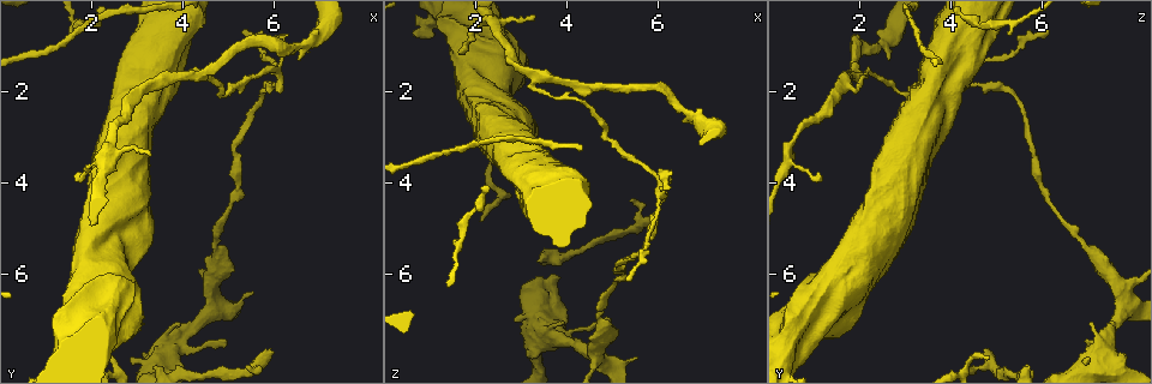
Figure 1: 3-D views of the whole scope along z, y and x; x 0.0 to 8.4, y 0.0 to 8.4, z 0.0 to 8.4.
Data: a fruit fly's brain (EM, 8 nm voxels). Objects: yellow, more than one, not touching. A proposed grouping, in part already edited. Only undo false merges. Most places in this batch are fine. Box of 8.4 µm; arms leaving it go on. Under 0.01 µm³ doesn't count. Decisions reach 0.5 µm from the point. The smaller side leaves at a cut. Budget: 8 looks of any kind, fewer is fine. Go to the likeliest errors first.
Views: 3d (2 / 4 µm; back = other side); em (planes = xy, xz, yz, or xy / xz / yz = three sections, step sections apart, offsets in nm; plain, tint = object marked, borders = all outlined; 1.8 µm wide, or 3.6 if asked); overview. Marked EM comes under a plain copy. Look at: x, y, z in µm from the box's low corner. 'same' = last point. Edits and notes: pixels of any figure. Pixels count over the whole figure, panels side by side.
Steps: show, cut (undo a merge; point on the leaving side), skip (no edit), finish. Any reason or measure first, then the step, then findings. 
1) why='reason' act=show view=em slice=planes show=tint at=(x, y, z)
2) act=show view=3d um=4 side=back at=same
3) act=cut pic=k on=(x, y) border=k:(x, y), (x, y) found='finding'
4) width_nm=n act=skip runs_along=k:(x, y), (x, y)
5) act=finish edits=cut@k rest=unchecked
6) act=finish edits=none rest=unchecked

why='looks like a crossing' act=show view=3d um=4 at=(6.10, 1.70, 4.35)

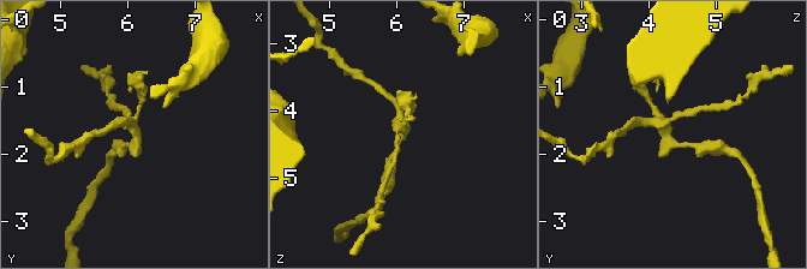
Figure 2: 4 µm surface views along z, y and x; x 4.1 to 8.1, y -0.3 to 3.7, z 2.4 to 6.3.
arms=4 act=show view=em slice=planes show=tint at=(6.10, 1.65, 4.30)

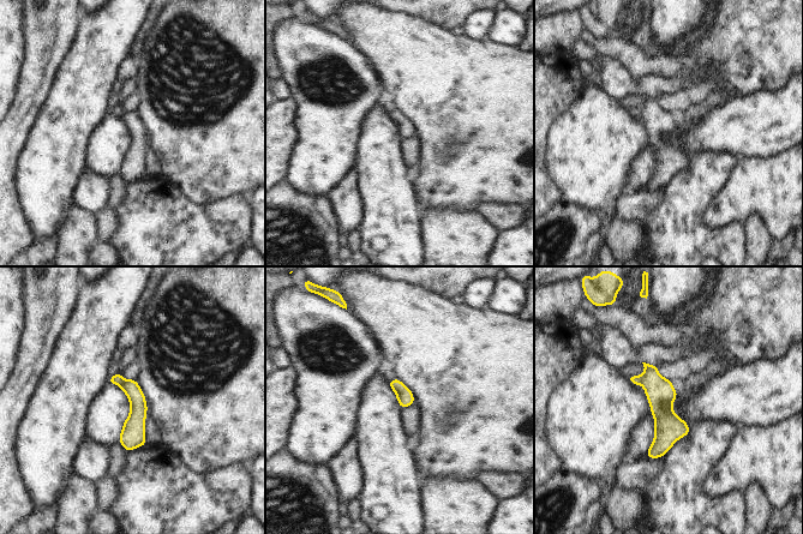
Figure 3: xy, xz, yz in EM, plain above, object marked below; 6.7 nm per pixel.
act=cut pic=3 on=(634, 379) border=3:(641, 376), (642, 384) found='two cells meet here'

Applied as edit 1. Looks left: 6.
why='see it whole again' act=show view=overview

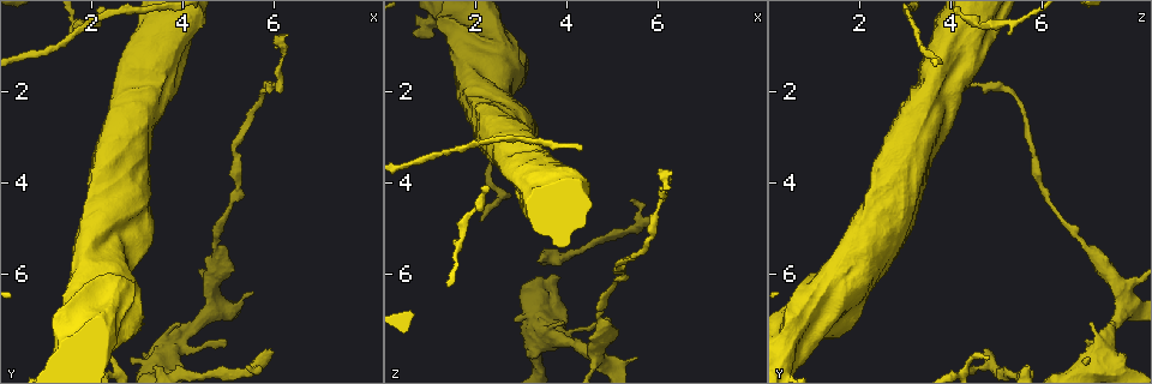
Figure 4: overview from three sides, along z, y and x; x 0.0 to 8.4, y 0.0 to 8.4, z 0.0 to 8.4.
why='sudden change in width' act=show view=em slice=yz step=4 show=tint at=(4.75, 5.20, 6.85)

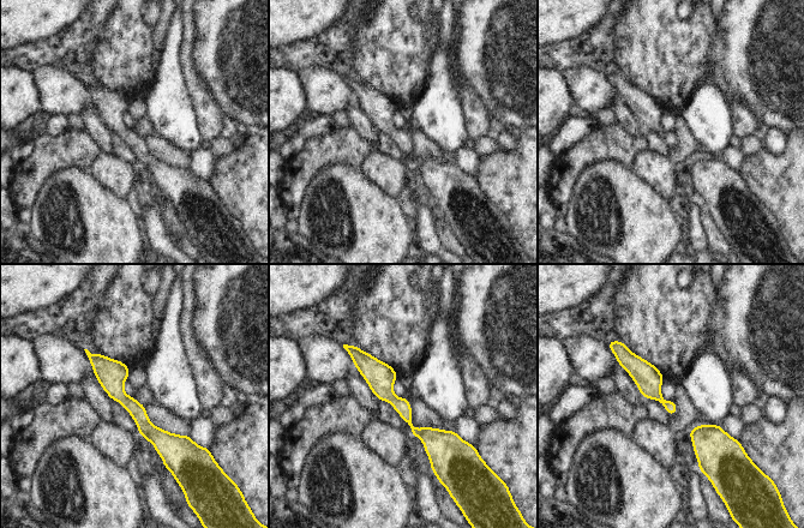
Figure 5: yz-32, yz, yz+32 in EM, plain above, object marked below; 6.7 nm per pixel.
act=show view=em slice=planes show=tint at=same

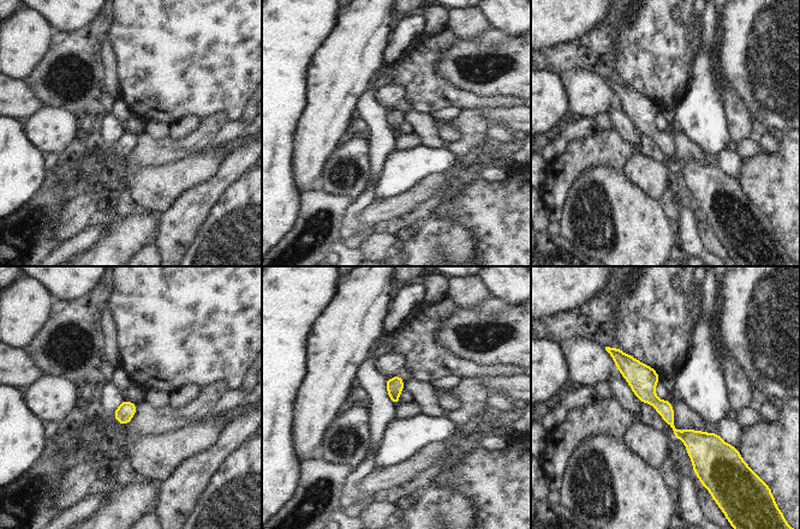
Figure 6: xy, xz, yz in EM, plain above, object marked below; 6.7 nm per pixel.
act=skip runs_along=6:(615, 350), (703, 462) found='continuous, no second cell'

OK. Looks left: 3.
act=finish edits=cut@3 rest=unchecked

